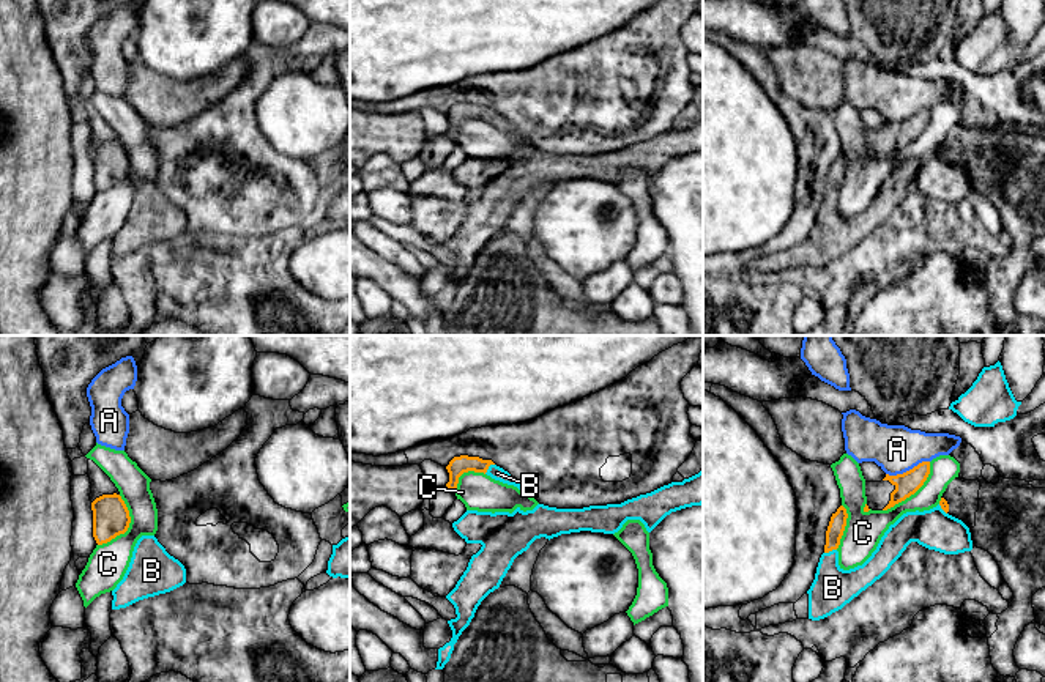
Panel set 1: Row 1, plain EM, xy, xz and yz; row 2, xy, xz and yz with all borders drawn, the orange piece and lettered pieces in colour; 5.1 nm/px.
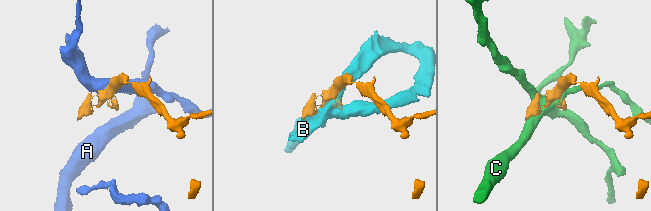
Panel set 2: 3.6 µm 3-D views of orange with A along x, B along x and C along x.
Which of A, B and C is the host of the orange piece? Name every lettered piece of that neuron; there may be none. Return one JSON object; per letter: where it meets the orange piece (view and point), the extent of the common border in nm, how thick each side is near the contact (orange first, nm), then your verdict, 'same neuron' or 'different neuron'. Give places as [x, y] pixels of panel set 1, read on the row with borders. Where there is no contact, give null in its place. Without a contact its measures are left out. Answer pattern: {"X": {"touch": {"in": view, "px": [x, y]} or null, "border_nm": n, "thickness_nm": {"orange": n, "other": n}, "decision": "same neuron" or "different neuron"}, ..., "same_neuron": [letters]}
{"A": {"touch": {"in": "yz", "px": [907, 471]}, "border_nm": 240, "thickness_nm": {"orange": 120, "other": 240}, "decision": "different neuron"}, "B": {"touch": {"in": "xz", "px": [487, 468]}, "border_nm": 80, "thickness_nm": {"orange": 90, "other": 70}, "decision": "same neuron"}, "C": {"touch": {"in": "xy", "px": [128, 526]}, "border_nm": 280, "thickness_nm": {"orange": 190, "other": 200}, "decision": "different neuron"}, "same_neuron": ["B"]}

